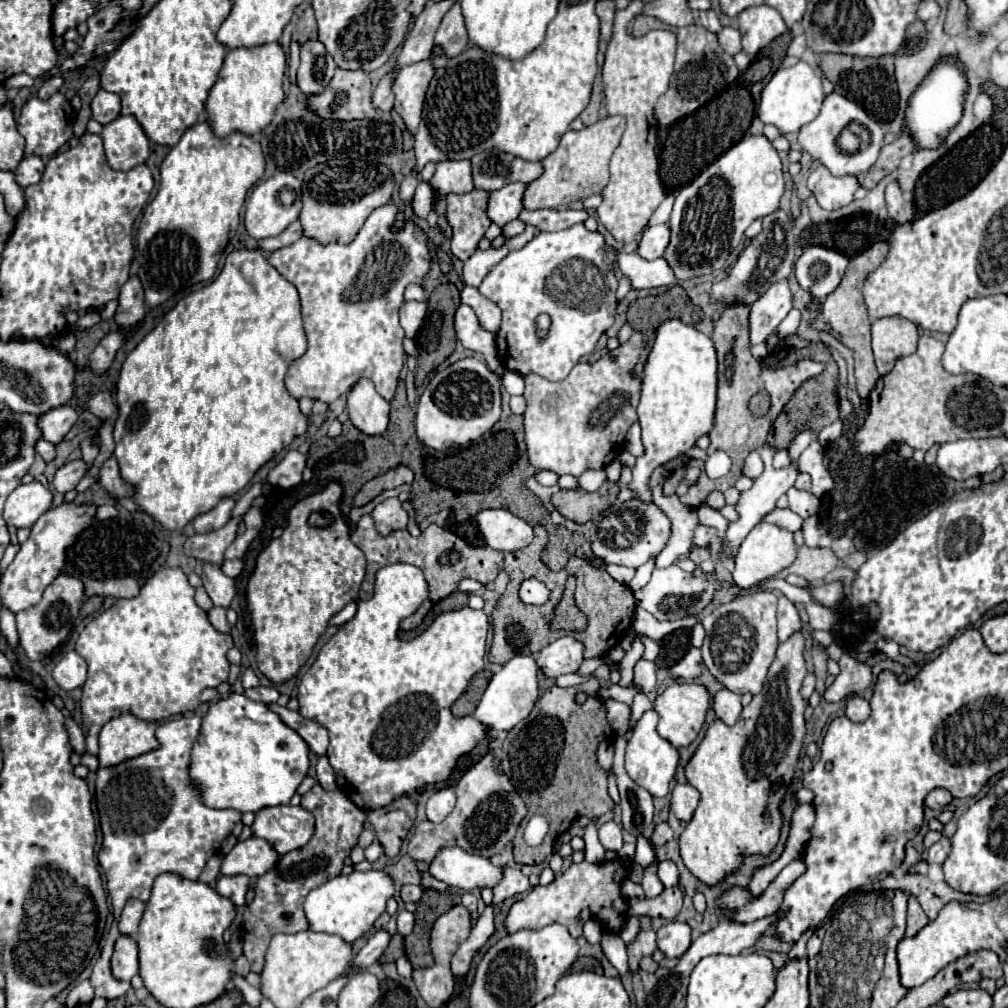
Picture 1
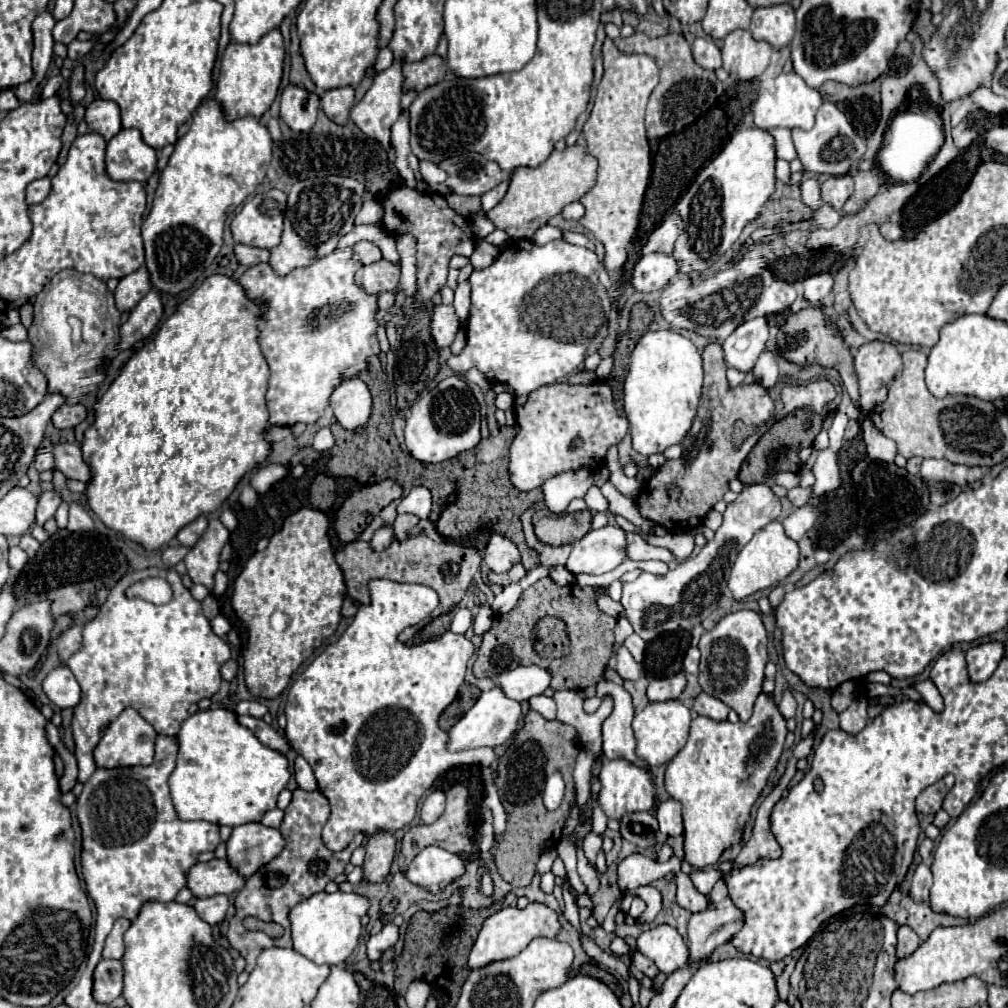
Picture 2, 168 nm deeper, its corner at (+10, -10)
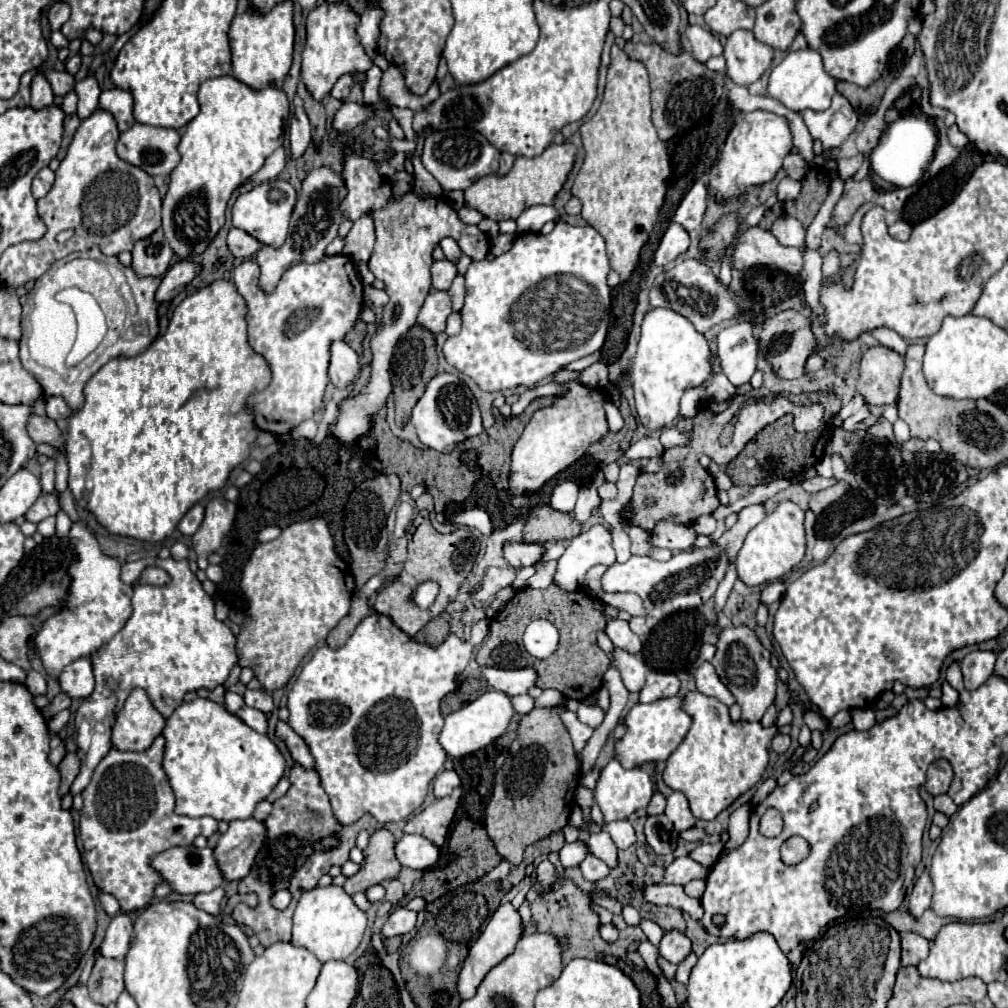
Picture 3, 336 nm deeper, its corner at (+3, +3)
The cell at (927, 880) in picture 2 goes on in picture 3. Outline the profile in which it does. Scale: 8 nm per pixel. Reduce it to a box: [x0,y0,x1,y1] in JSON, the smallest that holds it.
[908,872,932,918]

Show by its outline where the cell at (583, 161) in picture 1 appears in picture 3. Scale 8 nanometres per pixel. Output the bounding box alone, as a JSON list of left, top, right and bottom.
[464,144,576,222]

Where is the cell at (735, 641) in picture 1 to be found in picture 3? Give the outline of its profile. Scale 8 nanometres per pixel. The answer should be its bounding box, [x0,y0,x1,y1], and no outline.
[712,628,776,722]

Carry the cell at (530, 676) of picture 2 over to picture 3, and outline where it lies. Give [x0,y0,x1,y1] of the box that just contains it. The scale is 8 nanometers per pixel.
[480,668,536,696]

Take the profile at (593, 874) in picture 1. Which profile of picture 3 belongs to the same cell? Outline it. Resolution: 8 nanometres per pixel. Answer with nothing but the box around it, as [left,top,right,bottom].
[458,904,520,1000]

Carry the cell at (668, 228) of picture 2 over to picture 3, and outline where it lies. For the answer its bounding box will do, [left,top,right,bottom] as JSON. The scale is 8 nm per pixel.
[674,180,708,232]

